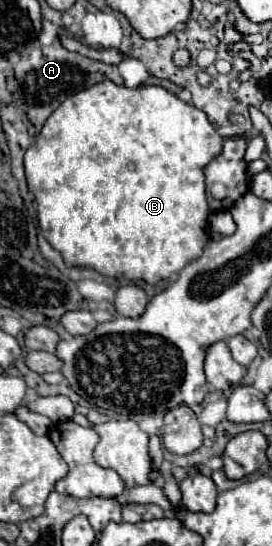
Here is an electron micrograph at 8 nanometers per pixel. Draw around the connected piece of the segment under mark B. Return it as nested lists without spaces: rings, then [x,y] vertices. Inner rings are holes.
[[[105,80],[99,82],[87,90],[81,90],[73,96],[69,96],[45,122],[43,130],[37,134],[35,144],[29,146],[25,152],[25,176],[27,186],[35,196],[37,202],[37,218],[39,228],[45,236],[45,240],[63,256],[67,266],[77,268],[93,268],[95,272],[107,276],[107,278],[125,278],[129,282],[147,282],[155,286],[159,280],[167,280],[169,276],[177,274],[187,266],[189,262],[195,262],[203,246],[209,242],[209,204],[205,196],[205,174],[203,168],[221,154],[223,138],[217,134],[217,130],[211,126],[203,110],[197,110],[193,104],[187,104],[179,100],[175,94],[167,92],[161,86],[139,86],[139,88],[127,88],[127,86],[115,86],[113,82]]]

